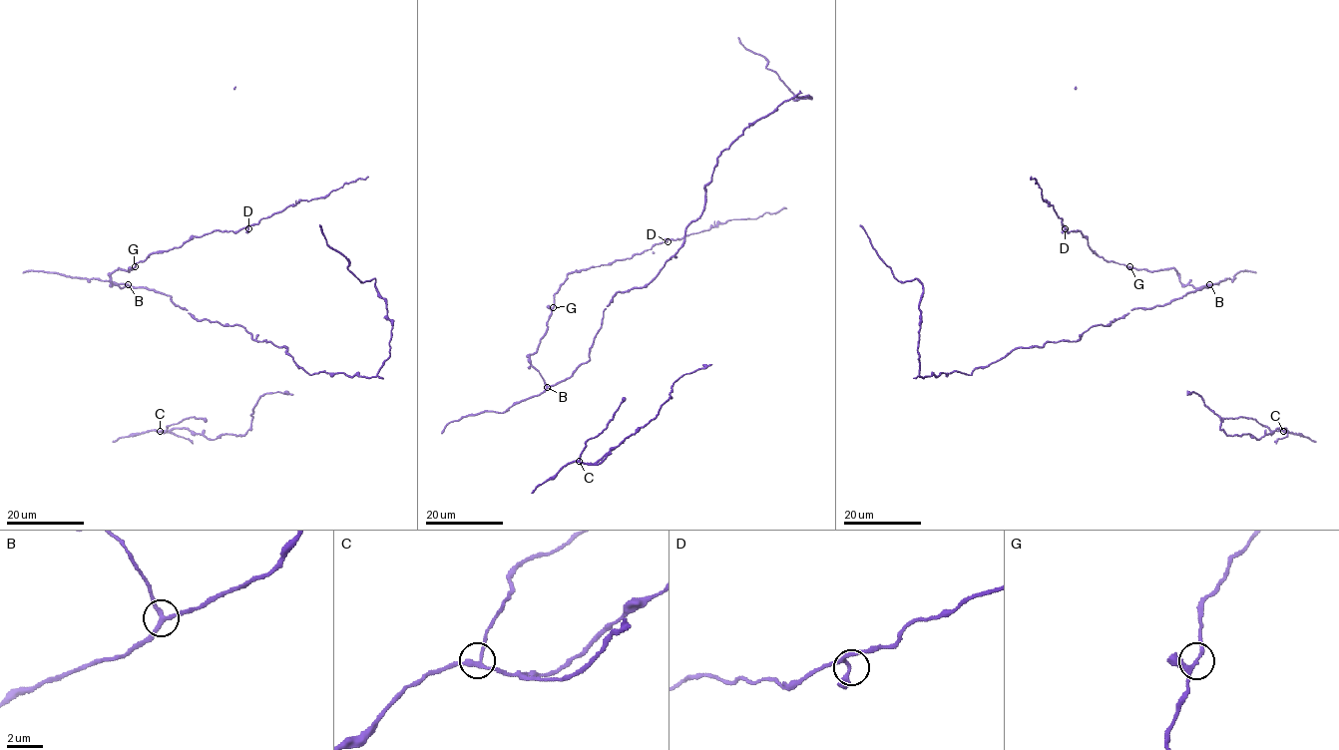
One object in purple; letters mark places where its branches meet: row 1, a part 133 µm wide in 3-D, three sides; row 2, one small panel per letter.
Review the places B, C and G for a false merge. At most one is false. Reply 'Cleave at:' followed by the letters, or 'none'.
Cleave at: none

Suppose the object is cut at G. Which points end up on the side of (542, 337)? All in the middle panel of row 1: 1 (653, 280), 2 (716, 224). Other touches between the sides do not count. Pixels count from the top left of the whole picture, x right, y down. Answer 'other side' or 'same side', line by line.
1: same side
2: other side

